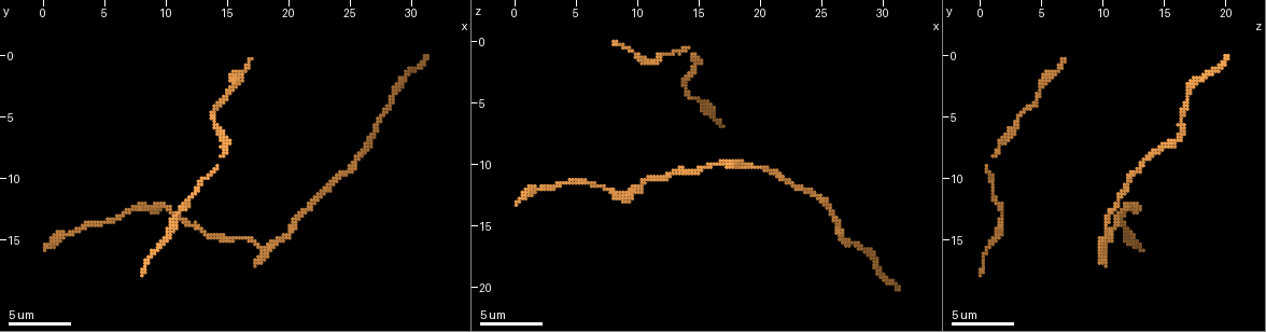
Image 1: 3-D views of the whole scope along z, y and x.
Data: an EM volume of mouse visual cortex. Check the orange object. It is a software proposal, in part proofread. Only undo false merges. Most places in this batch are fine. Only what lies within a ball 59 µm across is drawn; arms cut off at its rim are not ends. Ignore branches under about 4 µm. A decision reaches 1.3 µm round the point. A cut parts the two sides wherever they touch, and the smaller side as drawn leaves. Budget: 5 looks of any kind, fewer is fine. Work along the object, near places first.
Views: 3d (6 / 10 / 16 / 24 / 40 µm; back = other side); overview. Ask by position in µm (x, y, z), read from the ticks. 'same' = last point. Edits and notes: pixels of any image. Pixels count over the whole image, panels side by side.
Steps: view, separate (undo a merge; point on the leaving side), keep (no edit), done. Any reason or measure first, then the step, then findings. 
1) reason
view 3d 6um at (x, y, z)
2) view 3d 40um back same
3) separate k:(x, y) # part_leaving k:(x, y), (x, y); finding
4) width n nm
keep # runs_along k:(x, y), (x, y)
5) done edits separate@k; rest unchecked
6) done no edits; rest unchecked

calibre changes
view 3d 10um at (14.8, 7.8, 1.2)

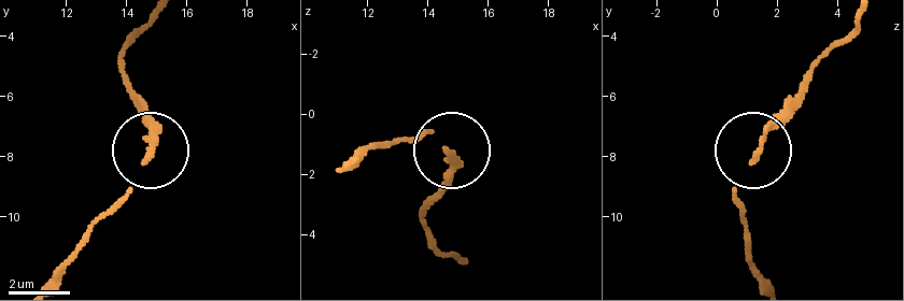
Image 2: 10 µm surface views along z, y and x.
keep # one neuron here

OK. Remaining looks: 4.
thick turns thin
view 3d 10um at (28.4, 3.4, 16.8)

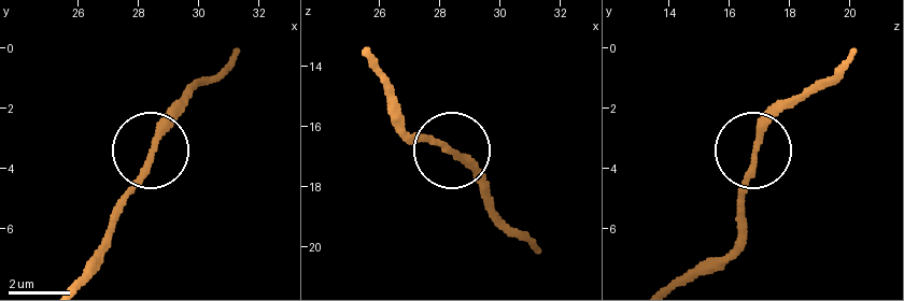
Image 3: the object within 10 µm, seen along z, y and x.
keep # runs_along 3:(373, 68), (394, 123), (464, 160), (492, 197); one neuron here

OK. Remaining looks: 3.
calibre changes
view 3d 10um at (19.2, 14.8, 10.2)

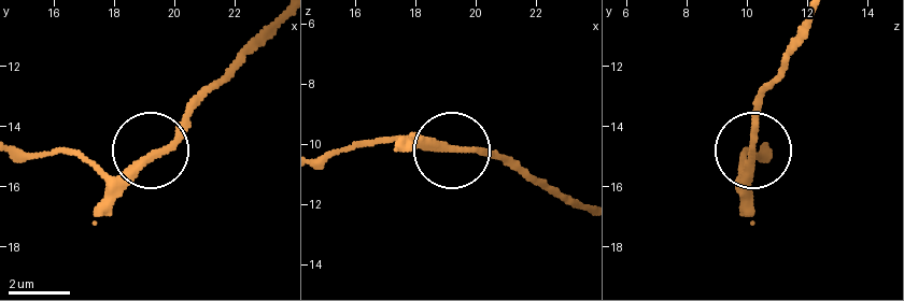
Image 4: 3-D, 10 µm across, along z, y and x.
width 250 nm
keep # all the same neuron

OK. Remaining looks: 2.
done no edits; rest unchecked

